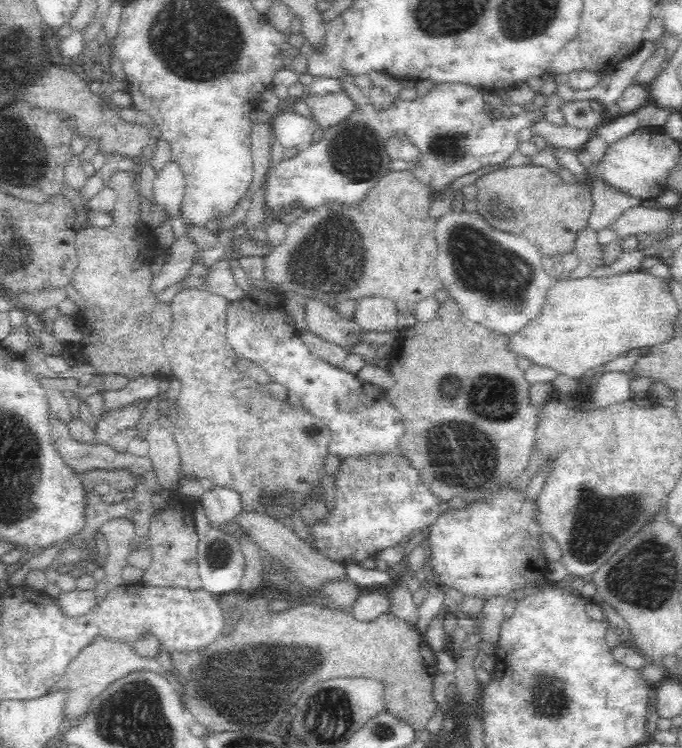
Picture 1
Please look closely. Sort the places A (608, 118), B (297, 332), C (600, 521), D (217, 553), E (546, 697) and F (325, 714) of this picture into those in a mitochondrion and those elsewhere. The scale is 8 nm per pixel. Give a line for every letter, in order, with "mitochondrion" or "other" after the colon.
A: other
B: other
C: mitochondrion
D: mitochondrion
E: mitochondrion
F: mitochondrion

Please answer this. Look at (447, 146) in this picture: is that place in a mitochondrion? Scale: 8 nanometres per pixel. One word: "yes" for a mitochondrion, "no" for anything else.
yes

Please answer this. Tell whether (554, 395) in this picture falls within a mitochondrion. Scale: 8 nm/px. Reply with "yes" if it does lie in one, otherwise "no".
no

